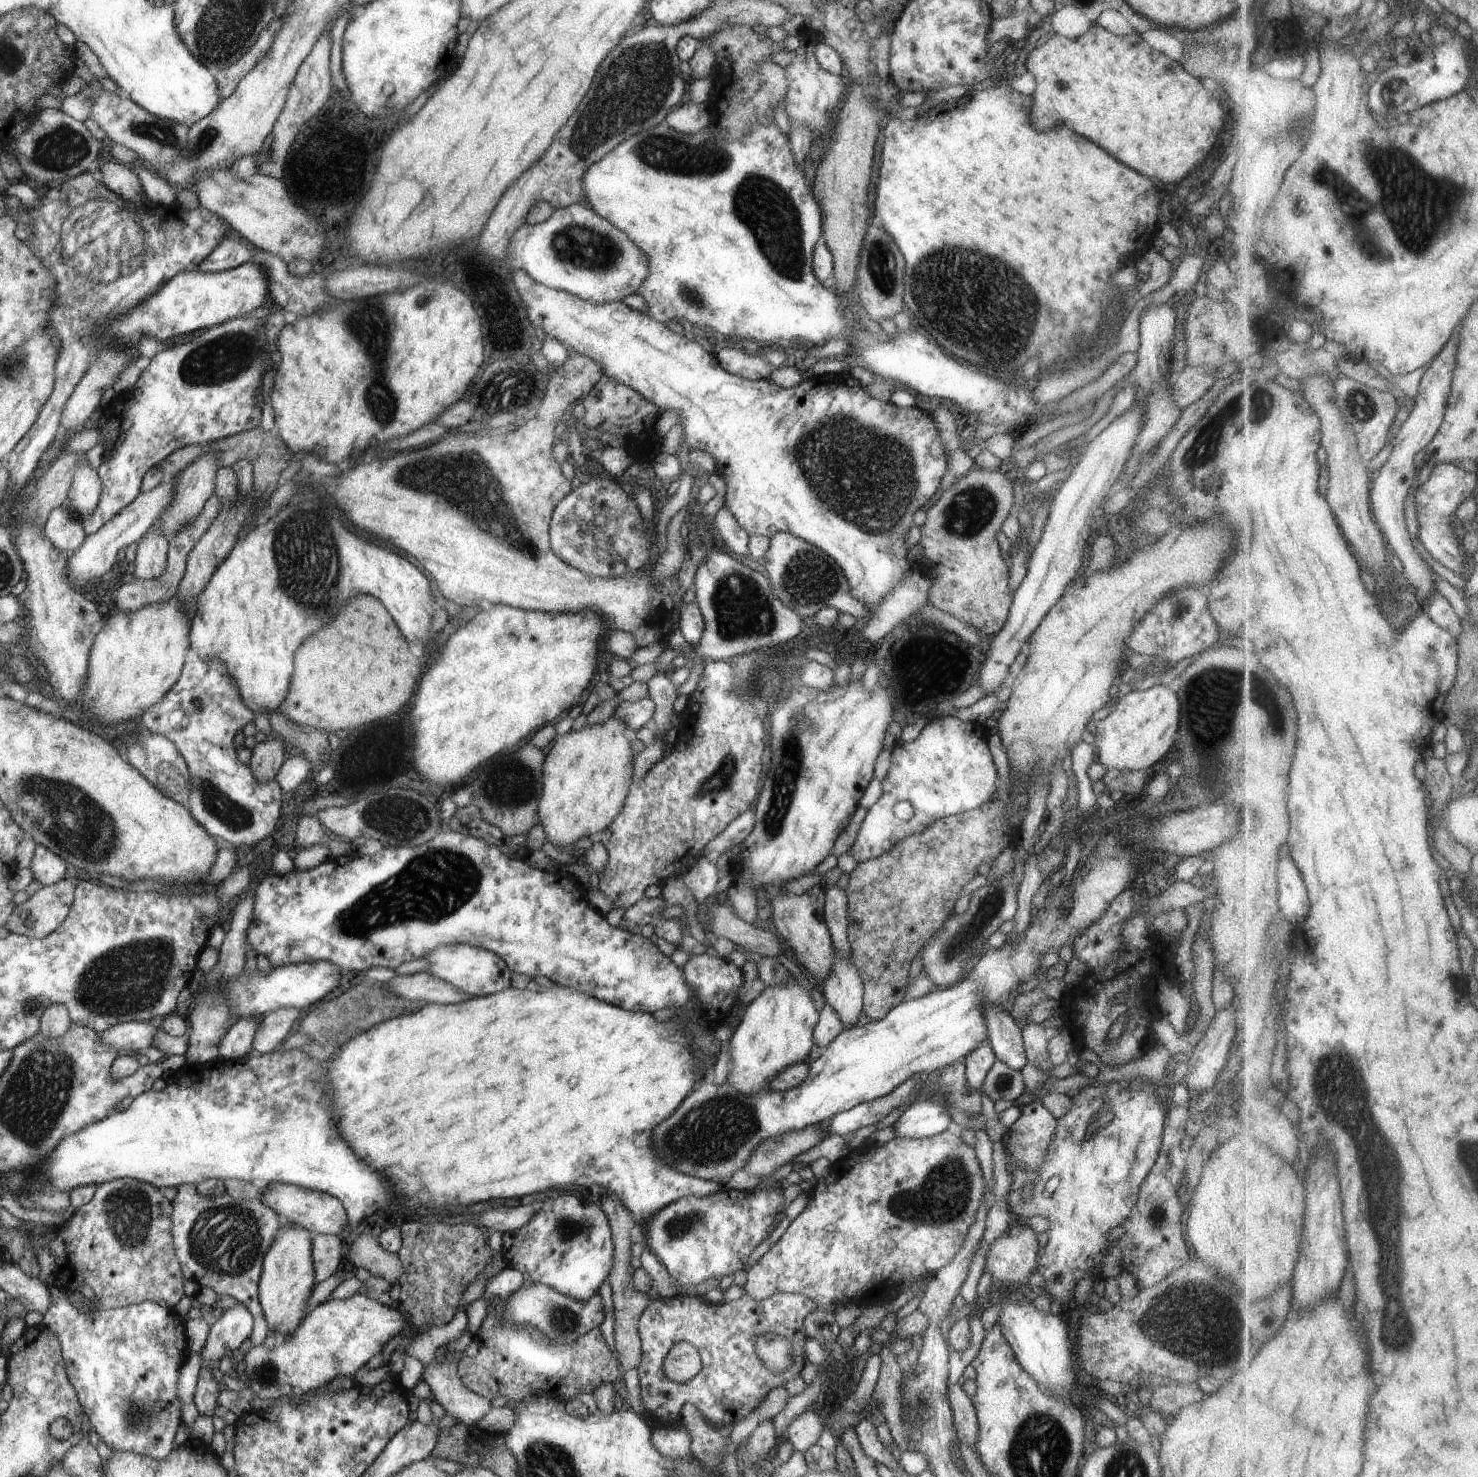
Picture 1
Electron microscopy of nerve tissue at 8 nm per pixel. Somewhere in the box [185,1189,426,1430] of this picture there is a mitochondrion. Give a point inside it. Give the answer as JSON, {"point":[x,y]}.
{"point":[268,1373]}

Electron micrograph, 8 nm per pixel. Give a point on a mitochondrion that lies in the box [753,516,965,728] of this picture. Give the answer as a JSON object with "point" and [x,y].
{"point":[808,579]}

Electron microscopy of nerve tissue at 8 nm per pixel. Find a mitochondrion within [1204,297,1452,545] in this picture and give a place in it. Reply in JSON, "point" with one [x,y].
{"point":[1360,405]}

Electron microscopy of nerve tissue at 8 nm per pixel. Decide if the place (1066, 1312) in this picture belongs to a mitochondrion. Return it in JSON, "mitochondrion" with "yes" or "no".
{"mitochondrion":"no"}

